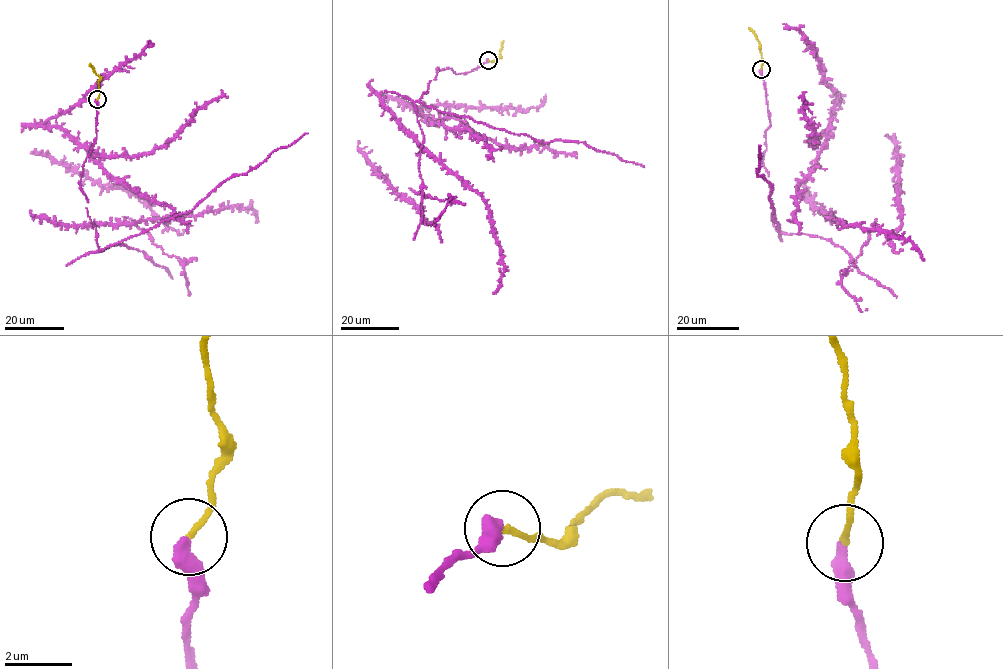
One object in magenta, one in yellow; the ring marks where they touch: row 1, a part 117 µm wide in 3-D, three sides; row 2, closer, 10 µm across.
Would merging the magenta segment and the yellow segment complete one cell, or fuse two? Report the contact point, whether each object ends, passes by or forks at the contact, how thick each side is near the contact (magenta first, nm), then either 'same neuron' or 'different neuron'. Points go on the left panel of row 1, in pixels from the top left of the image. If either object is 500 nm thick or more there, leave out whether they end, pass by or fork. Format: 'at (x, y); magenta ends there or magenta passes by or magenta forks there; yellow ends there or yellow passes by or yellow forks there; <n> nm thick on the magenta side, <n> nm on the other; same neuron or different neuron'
at (97, 99); magenta ends there; yellow ends there; 400 nm thick on the magenta side, 160 nm on the other; same neuron

